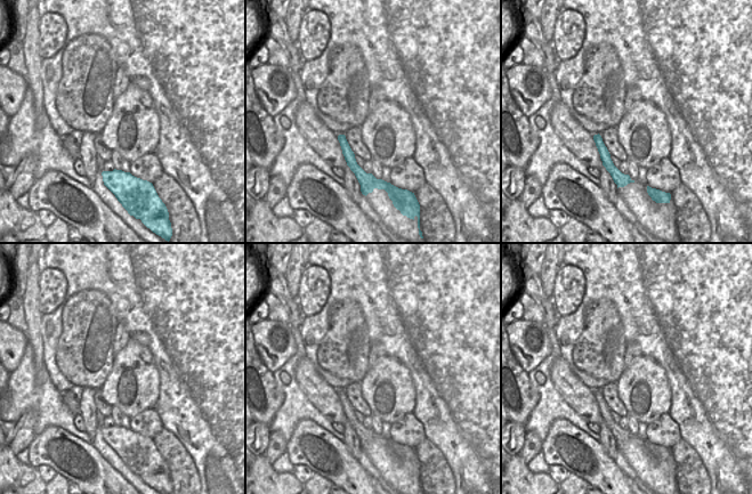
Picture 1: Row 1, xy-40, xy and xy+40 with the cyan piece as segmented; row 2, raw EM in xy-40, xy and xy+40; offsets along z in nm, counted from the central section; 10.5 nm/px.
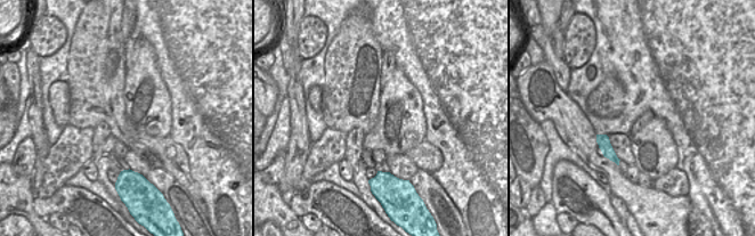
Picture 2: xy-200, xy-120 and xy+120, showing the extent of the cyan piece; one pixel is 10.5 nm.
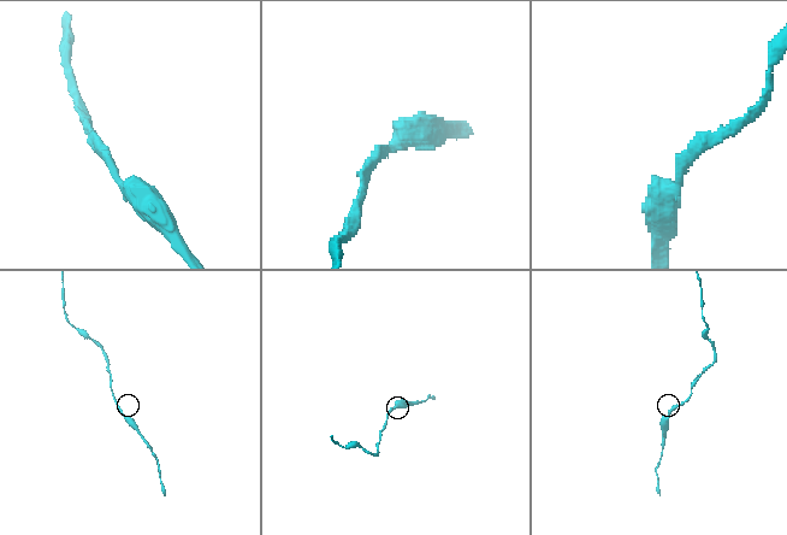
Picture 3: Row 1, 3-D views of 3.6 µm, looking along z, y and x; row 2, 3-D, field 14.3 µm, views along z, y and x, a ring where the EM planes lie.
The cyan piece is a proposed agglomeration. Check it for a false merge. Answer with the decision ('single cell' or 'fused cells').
single cell

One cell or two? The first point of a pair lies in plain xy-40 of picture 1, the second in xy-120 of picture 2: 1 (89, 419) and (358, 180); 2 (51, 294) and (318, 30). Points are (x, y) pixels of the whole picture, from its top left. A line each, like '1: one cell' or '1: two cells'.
1: two cells
2: one cell

